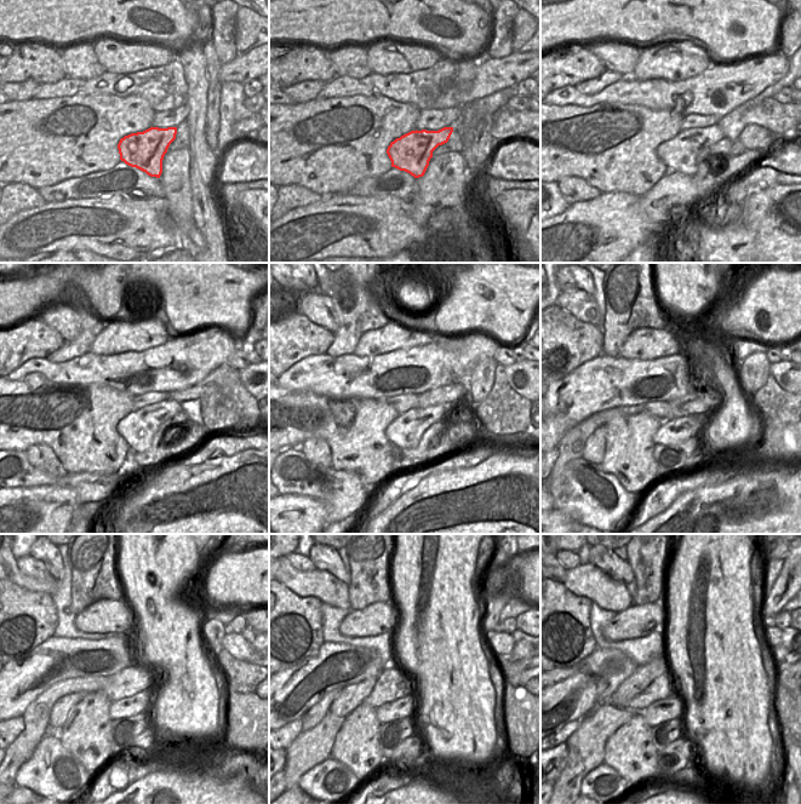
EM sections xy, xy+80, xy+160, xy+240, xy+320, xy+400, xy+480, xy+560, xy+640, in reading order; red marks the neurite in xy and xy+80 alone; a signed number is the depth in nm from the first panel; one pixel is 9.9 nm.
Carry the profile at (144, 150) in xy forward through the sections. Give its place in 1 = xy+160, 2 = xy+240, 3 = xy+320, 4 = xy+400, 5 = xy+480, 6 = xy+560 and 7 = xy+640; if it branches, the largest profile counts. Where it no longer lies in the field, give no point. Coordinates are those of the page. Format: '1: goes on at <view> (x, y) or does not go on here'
1: goes on at xy+160 (679, 154)
2: goes on at xy+240 (137, 429)
3: goes on at xy+320 (406, 430)
4: goes on at xy+400 (673, 431)
5: goes on at xy+480 (126, 707)
6: goes on at xy+560 (402, 707)
7: goes on at xy+640 (664, 710)

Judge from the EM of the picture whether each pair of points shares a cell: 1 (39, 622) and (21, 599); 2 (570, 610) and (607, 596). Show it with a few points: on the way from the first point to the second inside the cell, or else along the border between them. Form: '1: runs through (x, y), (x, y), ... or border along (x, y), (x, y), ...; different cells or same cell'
1: runs through (33, 616), (22, 606); same cell
2: border along (566, 587), (576, 595), (585, 596), (591, 601); different cells

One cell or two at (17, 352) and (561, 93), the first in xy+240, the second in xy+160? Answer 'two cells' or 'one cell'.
two cells

